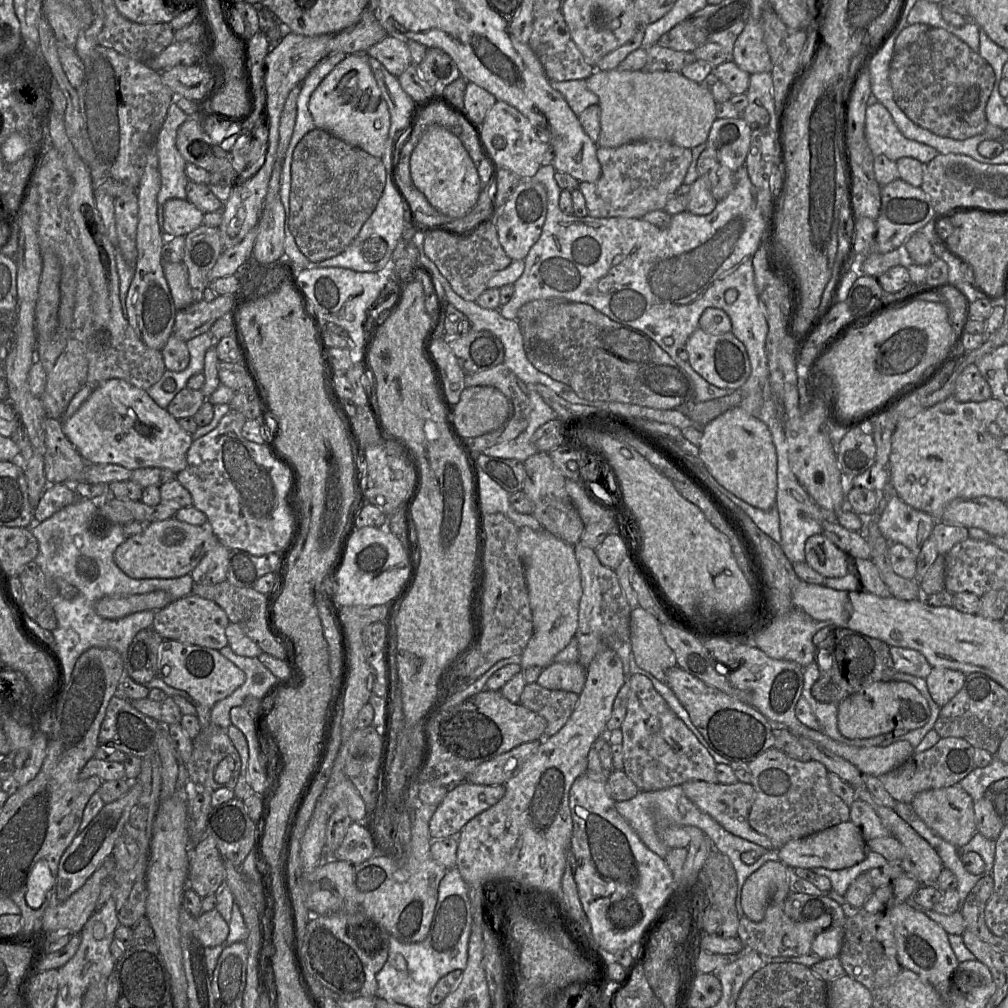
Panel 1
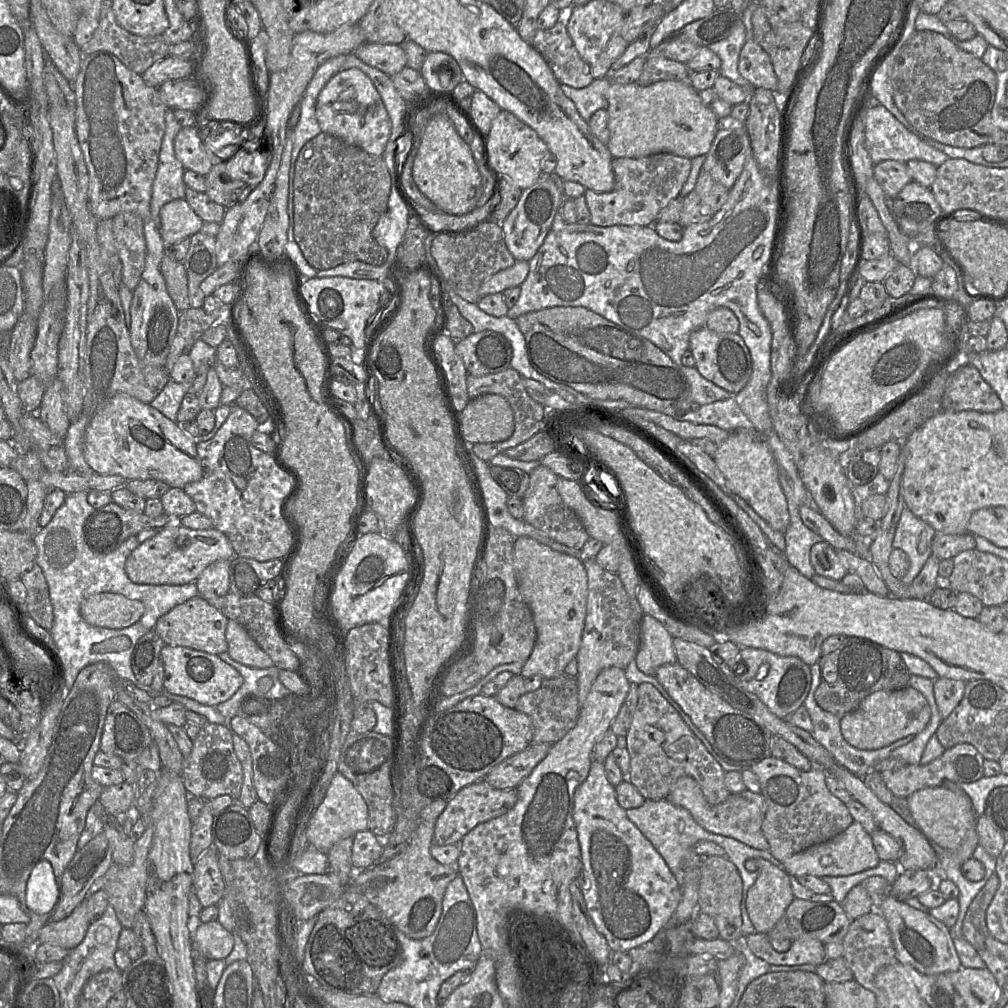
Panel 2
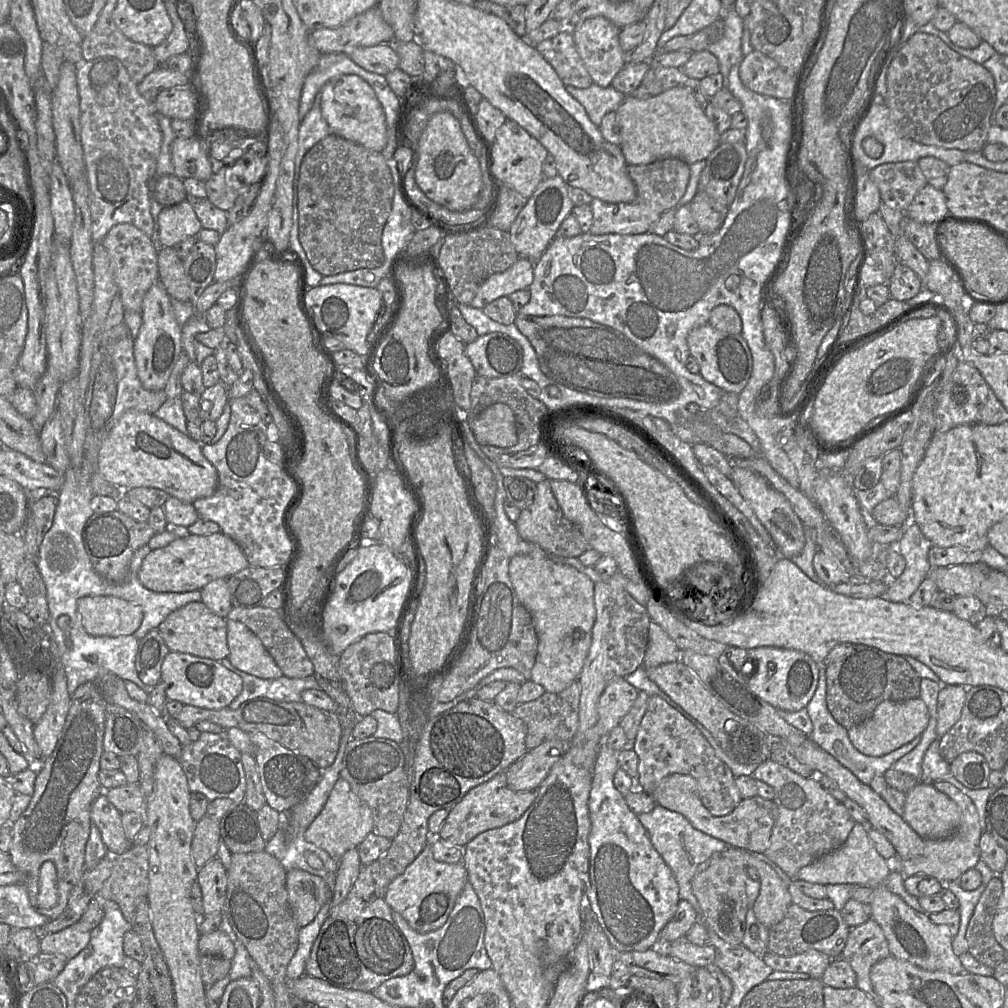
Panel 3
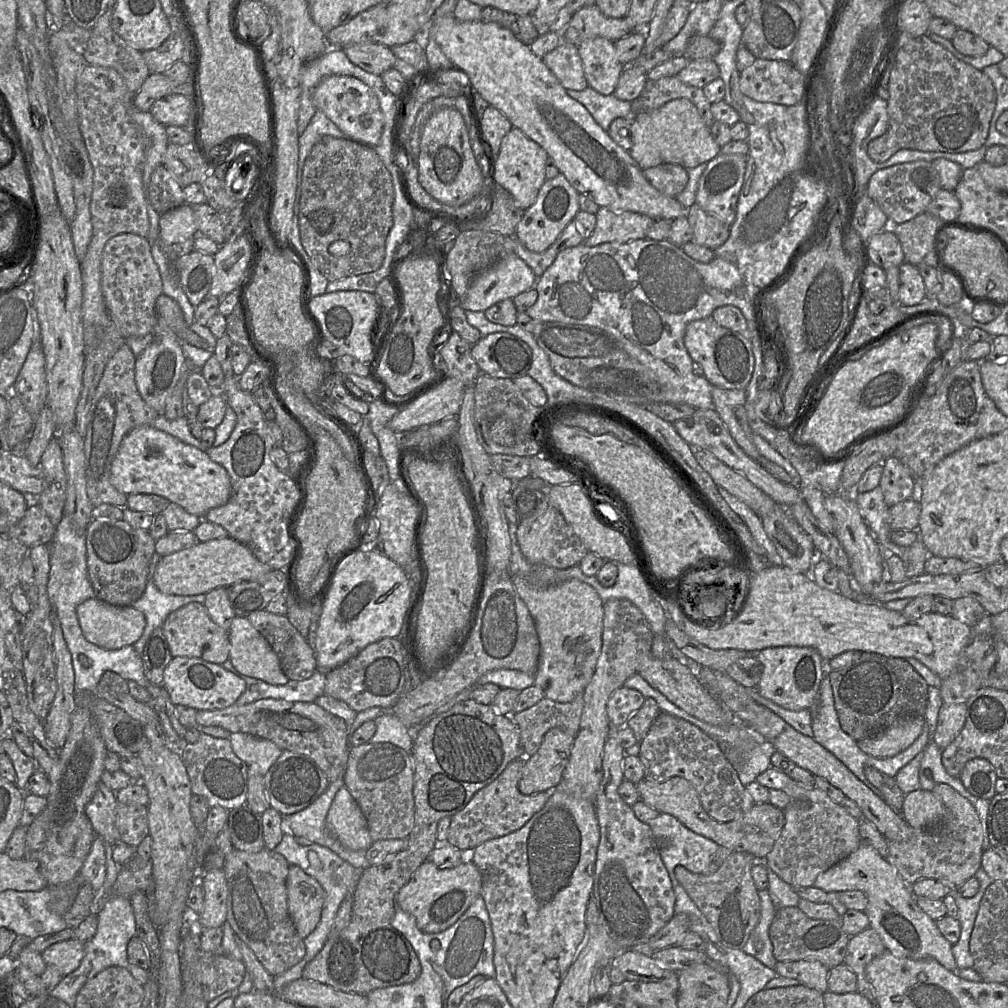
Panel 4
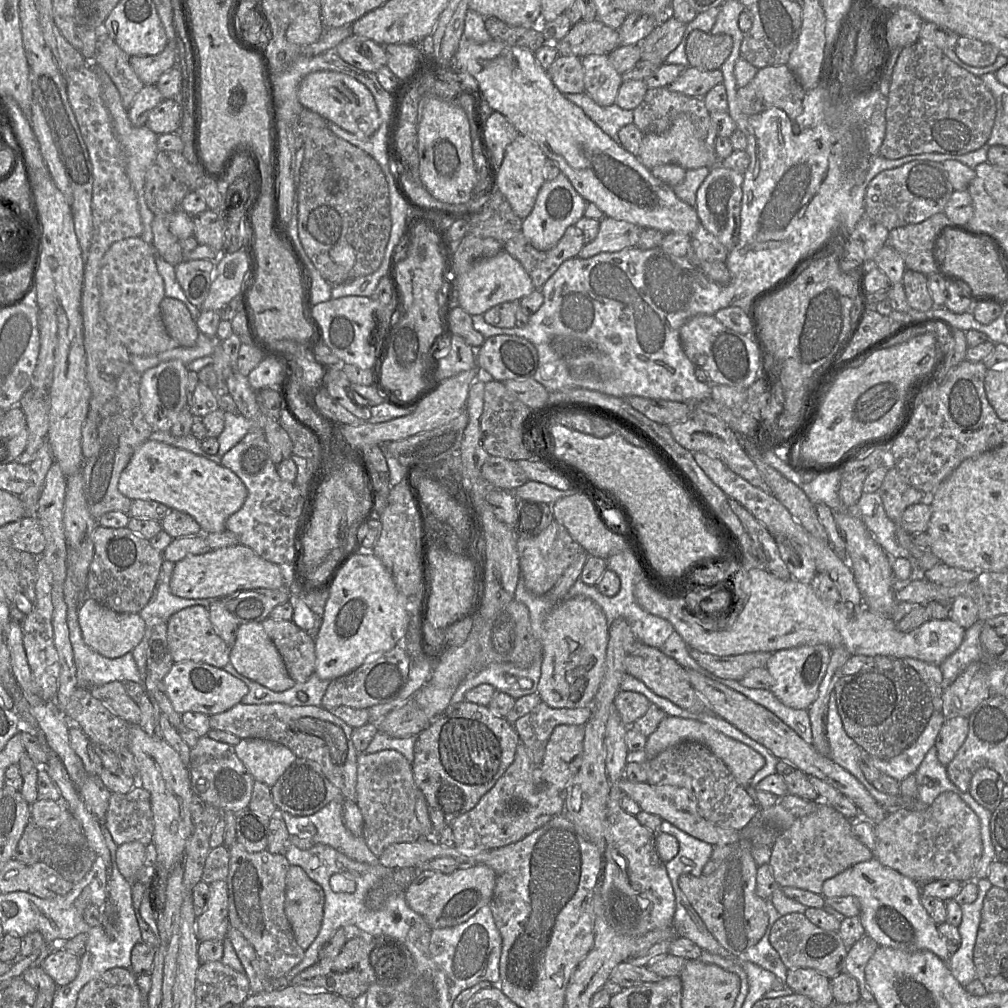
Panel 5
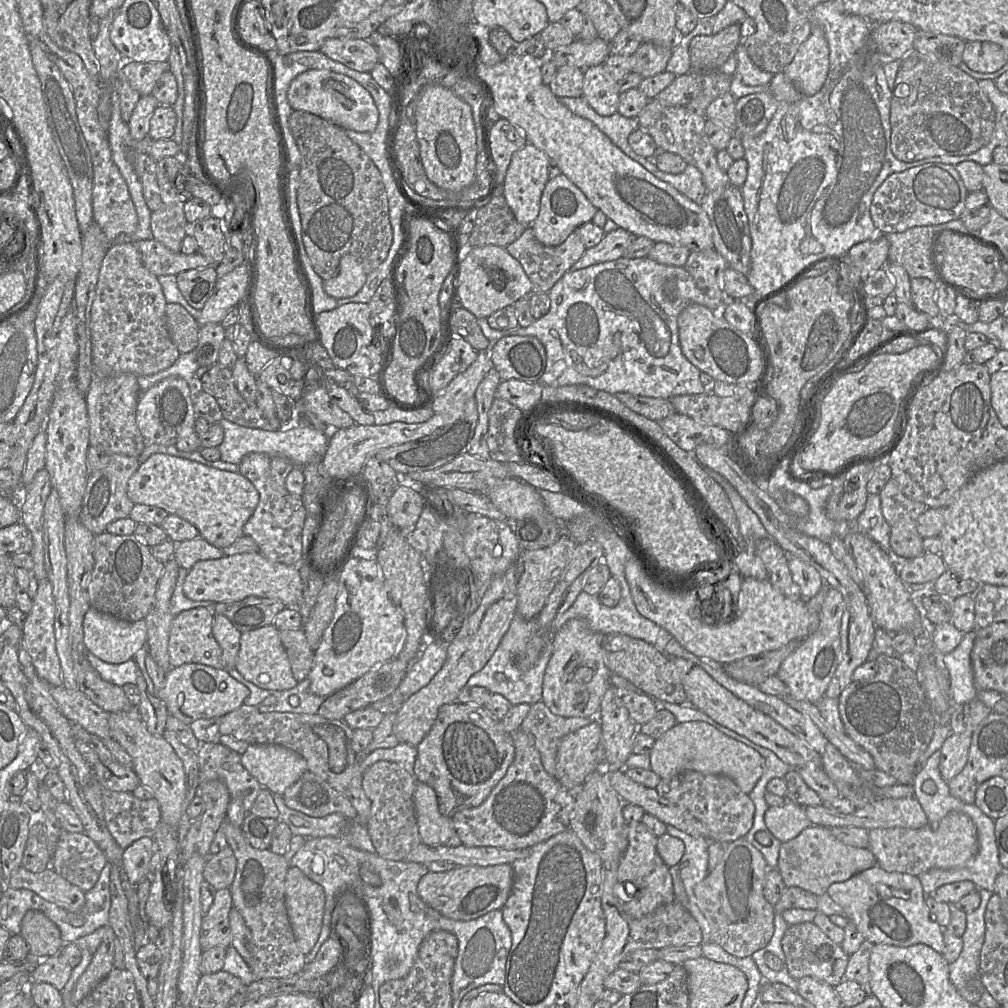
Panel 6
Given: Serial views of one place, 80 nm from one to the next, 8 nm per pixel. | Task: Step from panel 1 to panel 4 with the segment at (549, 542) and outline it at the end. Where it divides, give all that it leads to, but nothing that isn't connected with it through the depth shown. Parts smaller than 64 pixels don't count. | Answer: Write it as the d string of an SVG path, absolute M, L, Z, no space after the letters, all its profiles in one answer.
M511 576L511 580L534 620L539 638L540 654L534 684L543 691L545 698L560 703L573 701L582 695L595 672L602 647L603 601L592 586L578 579L550 587L535 587L524 576Z

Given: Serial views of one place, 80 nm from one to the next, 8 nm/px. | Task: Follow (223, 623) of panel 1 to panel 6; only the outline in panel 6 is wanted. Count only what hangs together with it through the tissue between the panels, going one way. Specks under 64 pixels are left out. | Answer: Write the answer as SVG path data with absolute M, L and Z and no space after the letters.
M204 607L183 611L172 621L168 654L171 667L186 663L226 669L222 650L212 633L213 615Z

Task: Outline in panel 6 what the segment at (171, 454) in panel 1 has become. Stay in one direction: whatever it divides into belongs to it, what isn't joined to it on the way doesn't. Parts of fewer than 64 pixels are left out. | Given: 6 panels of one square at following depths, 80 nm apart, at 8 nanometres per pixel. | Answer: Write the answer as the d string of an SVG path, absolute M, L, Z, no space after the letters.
M163 453L152 454L140 464L128 481L127 495L134 504L155 506L188 521L218 549L230 546L244 535L243 527L260 498L254 485L239 473Z

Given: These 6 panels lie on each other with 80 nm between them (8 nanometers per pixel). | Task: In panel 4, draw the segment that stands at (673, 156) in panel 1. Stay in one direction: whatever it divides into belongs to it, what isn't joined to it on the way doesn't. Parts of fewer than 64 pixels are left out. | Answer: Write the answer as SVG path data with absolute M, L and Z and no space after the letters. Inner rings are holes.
M663 163L642 170L644 177L660 193L676 197L688 181L687 169L673 163ZM600 207L596 213L596 226L592 235L584 240L588 247L609 242L630 242L645 238L646 232L655 220L635 213L615 213Z

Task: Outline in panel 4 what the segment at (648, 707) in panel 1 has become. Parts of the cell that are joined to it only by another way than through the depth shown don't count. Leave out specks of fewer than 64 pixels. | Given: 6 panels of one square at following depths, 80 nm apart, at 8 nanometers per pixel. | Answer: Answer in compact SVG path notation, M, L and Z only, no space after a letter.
M660 712L639 744L638 757L644 767L643 780L659 784L672 777L686 779L694 787L702 808L713 820L731 822L755 804L719 744L692 723Z

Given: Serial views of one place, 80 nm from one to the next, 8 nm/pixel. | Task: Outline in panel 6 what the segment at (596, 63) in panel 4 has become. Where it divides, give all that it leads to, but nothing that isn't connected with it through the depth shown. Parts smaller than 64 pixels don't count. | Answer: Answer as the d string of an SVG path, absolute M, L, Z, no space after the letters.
M603 64L584 70L583 99L601 116L618 112L619 84Z

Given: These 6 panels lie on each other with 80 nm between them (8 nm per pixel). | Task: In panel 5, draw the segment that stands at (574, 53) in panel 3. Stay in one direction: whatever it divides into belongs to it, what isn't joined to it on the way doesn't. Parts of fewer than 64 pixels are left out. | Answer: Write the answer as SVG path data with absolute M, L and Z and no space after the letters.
M558 55L547 73L562 94L580 94L585 91L584 69L581 58L577 56Z

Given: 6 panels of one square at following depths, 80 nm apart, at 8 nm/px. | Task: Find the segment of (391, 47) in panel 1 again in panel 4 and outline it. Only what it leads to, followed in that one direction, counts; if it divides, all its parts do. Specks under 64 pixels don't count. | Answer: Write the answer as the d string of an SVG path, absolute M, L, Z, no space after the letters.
M376 43L352 44L343 48L348 60L364 71L381 76L393 68L395 56L391 48Z

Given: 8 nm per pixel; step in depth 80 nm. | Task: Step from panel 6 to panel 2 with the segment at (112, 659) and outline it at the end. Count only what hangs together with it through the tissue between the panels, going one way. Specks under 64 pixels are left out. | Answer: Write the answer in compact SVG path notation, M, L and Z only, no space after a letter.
M108 592L88 596L80 605L87 624L108 629L127 628L139 622L144 612L142 602Z

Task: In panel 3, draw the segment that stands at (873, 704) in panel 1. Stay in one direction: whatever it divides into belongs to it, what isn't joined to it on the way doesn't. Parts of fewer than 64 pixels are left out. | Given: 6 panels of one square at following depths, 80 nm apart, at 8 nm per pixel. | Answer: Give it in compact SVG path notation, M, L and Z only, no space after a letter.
M921 697L901 702L884 701L866 721L849 728L847 732L853 746L862 754L881 757L921 736L928 721L928 708Z

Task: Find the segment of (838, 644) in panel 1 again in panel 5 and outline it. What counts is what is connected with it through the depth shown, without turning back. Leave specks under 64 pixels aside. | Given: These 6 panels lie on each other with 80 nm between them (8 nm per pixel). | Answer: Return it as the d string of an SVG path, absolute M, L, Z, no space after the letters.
M868 657L861 671L838 679L834 692L845 732L869 755L882 760L912 746L934 712L927 684L913 667L896 657Z

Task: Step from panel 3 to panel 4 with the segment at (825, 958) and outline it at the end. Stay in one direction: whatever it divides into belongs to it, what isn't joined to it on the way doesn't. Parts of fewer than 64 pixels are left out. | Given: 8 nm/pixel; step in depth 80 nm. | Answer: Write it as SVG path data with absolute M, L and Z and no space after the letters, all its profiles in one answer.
M778 961L775 966L775 971L781 976L795 979L800 984L821 993L829 991L827 983L829 969L819 961Z

